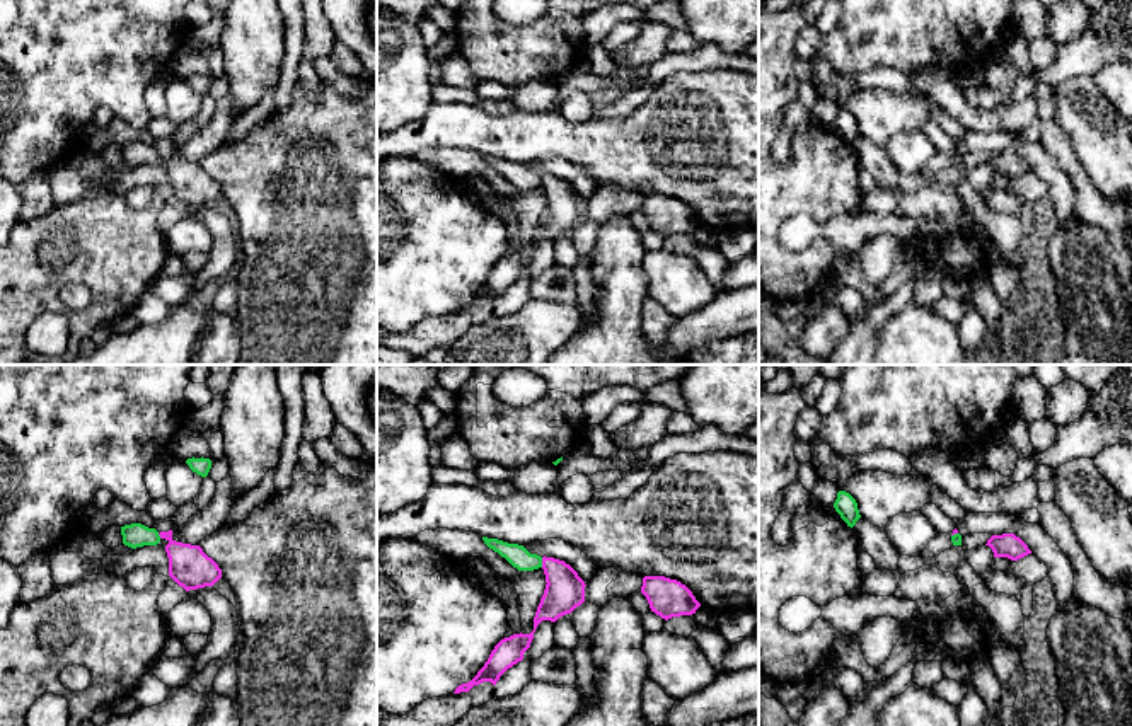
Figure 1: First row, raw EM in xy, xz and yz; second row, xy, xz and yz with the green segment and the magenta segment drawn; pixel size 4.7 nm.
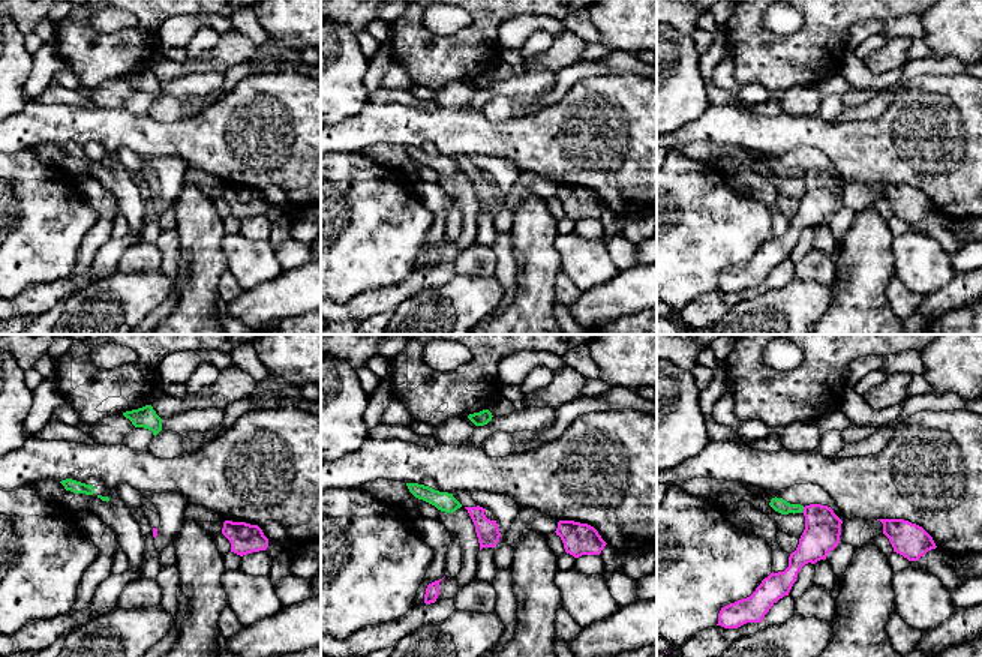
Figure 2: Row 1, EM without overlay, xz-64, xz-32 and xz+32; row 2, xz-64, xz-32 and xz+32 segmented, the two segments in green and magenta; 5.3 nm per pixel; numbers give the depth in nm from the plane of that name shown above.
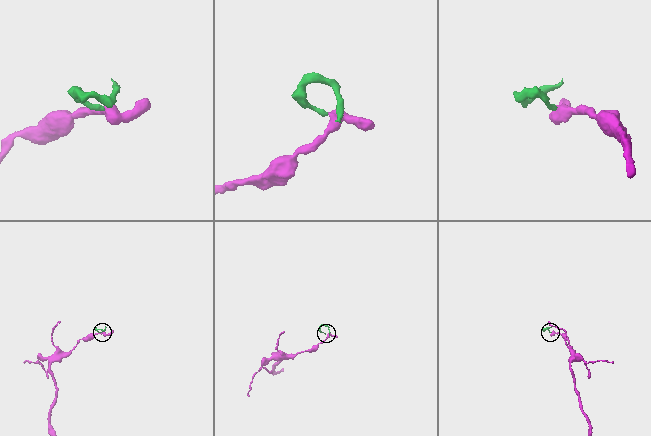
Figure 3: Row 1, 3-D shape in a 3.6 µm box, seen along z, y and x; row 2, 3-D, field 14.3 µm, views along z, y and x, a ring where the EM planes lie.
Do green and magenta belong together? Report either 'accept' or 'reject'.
reject

